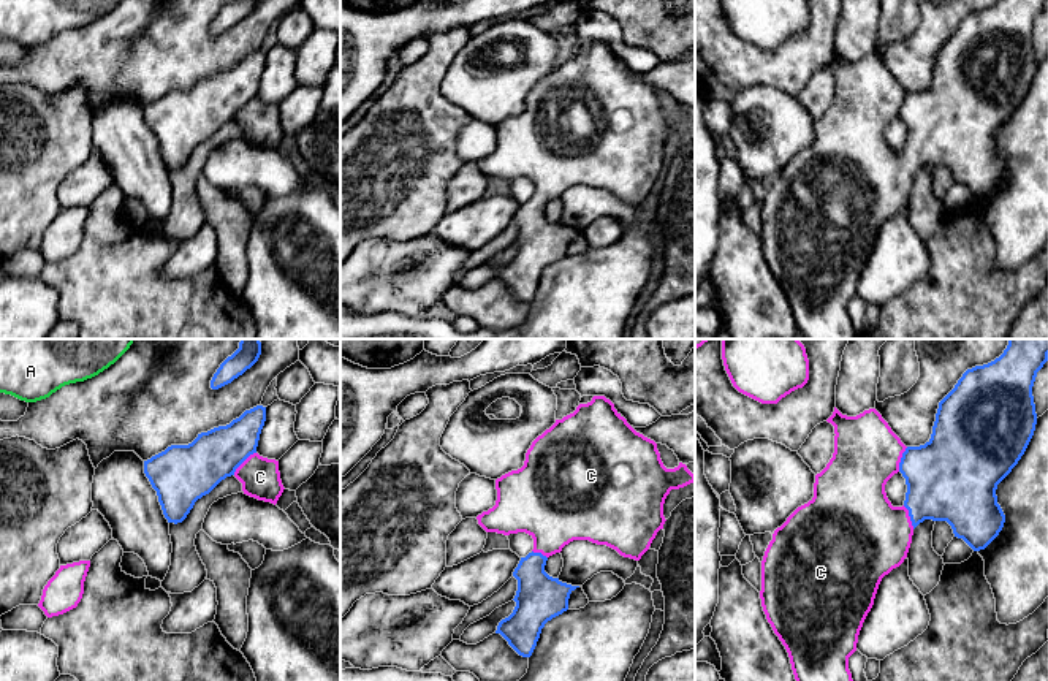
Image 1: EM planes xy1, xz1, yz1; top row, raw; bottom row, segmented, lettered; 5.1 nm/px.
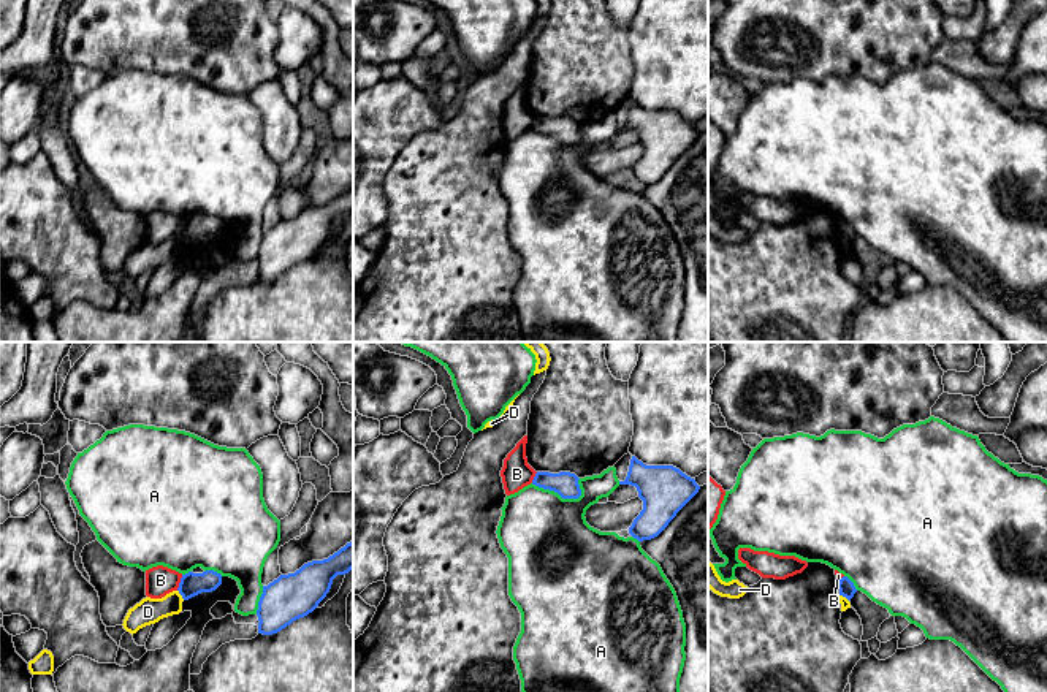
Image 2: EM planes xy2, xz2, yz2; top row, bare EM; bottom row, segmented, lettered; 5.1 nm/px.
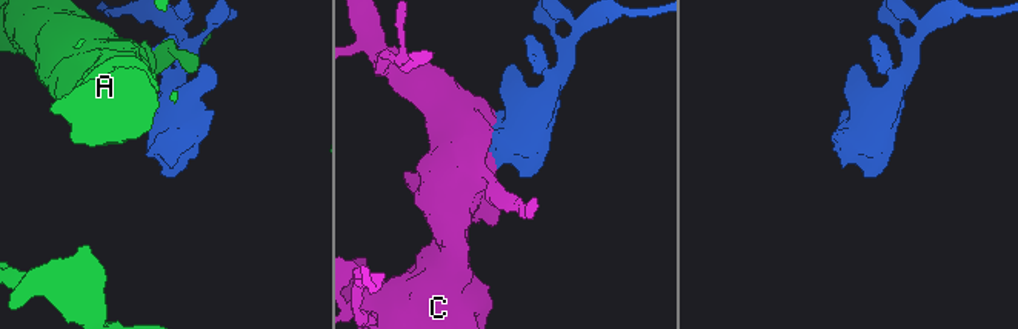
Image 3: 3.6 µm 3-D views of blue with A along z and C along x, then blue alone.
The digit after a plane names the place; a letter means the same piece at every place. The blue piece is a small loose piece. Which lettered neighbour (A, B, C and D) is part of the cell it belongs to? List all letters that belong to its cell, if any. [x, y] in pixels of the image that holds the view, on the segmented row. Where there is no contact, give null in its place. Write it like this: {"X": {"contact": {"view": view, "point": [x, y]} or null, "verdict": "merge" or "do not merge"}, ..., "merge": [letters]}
{"A": {"contact": {"view": "xz2", "point": [556, 491]}, "verdict": "do not merge"}, "B": {"contact": {"view": "xy2", "point": [179, 583]}, "verdict": "do not merge"}, "C": {"contact": {"view": "xy1", "point": [243, 461]}, "verdict": "merge"}, "D": {"contact": {"view": "xy2", "point": [179, 593]}, "verdict": "do not merge"}, "merge": ["C"]}

